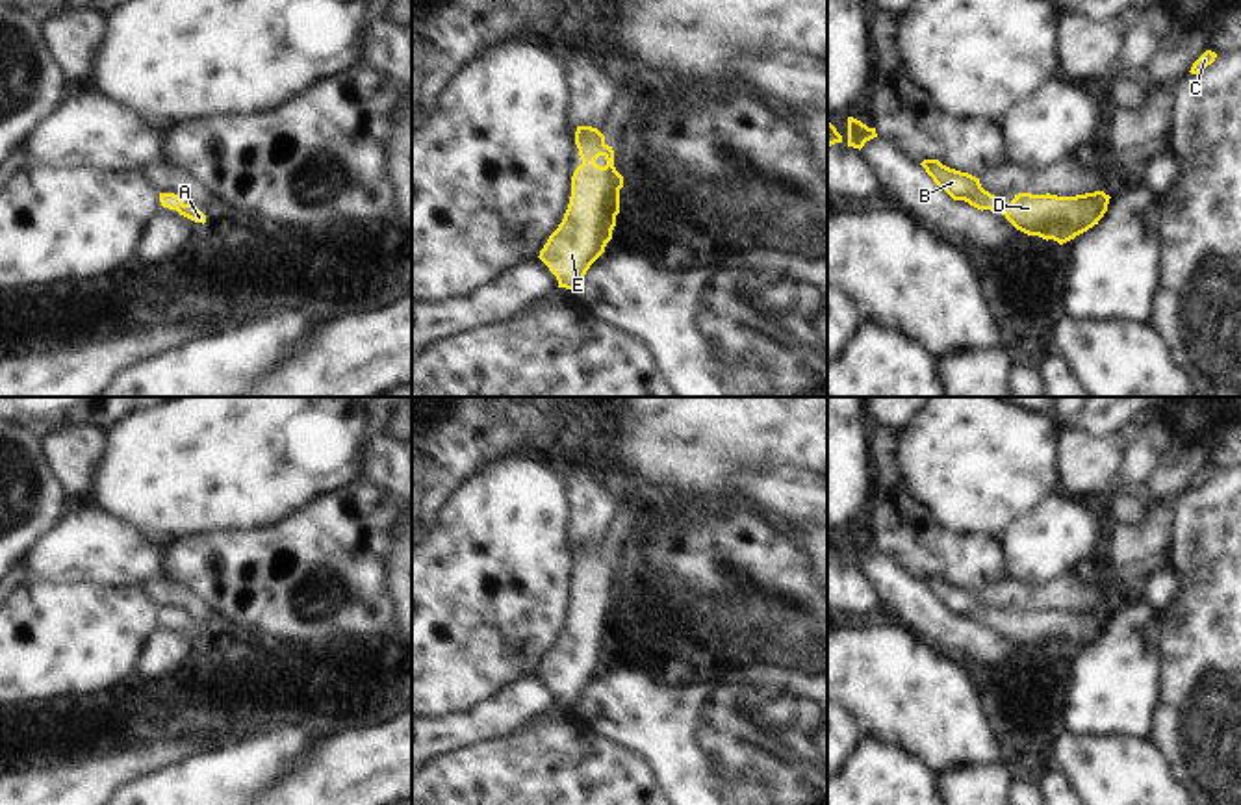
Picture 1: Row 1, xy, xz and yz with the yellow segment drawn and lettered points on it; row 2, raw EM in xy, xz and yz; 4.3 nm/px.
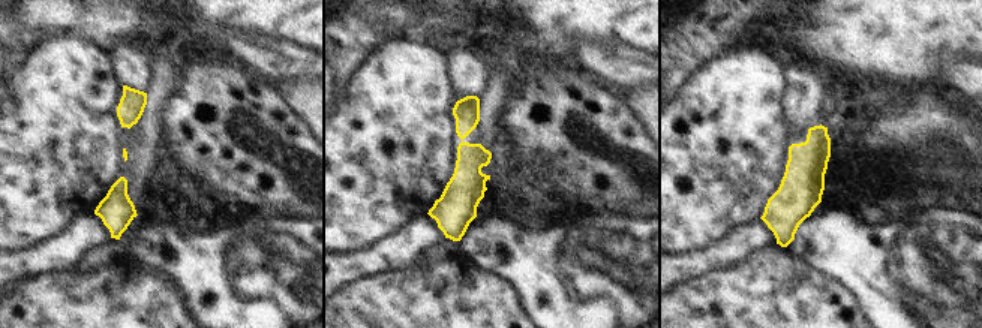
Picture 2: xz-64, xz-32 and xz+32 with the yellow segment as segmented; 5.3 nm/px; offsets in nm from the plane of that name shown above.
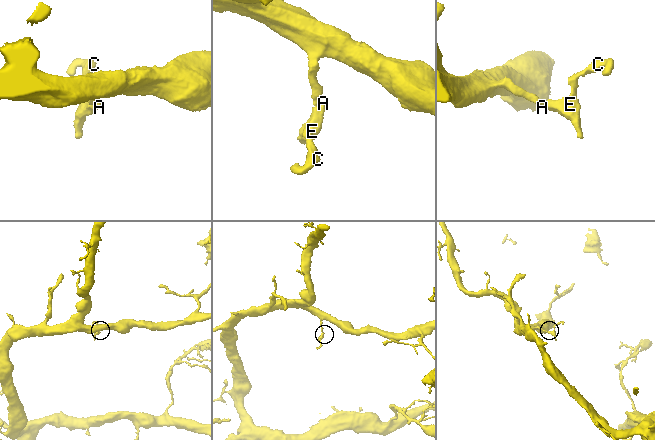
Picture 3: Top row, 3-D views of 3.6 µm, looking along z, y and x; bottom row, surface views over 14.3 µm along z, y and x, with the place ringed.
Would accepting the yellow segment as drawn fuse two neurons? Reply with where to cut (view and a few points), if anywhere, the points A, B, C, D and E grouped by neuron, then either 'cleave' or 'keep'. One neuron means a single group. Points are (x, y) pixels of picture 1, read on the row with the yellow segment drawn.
no cut; A B C D E; keep

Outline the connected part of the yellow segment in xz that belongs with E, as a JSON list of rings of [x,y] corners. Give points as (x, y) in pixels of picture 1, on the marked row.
[[[577,126],[575,145],[582,163],[571,176],[569,204],[538,256],[557,276],[558,288],[573,291],[612,239],[623,187],[614,150],[597,128]]]

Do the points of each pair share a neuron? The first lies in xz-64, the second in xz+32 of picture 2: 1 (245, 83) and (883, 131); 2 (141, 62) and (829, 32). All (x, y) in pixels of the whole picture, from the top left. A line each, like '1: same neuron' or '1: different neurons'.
1: same neuron
2: different neurons

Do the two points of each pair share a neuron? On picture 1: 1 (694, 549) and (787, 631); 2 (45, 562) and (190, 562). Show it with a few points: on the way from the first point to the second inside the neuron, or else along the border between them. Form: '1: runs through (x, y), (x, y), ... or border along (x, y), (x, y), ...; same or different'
1: runs through (716, 568), (733, 577), (765, 609); same
2: border along (164, 544), (166, 574); different

